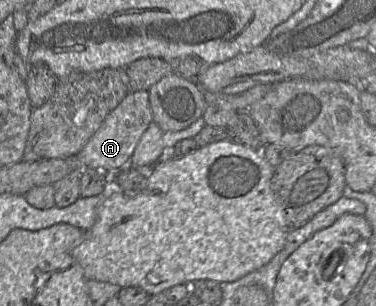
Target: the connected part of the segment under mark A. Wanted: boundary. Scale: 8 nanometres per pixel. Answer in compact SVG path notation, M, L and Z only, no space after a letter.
M148 91L129 92L121 103L106 116L99 129L76 155L78 168L100 170L109 176L125 168L129 165L141 136L152 121Z

